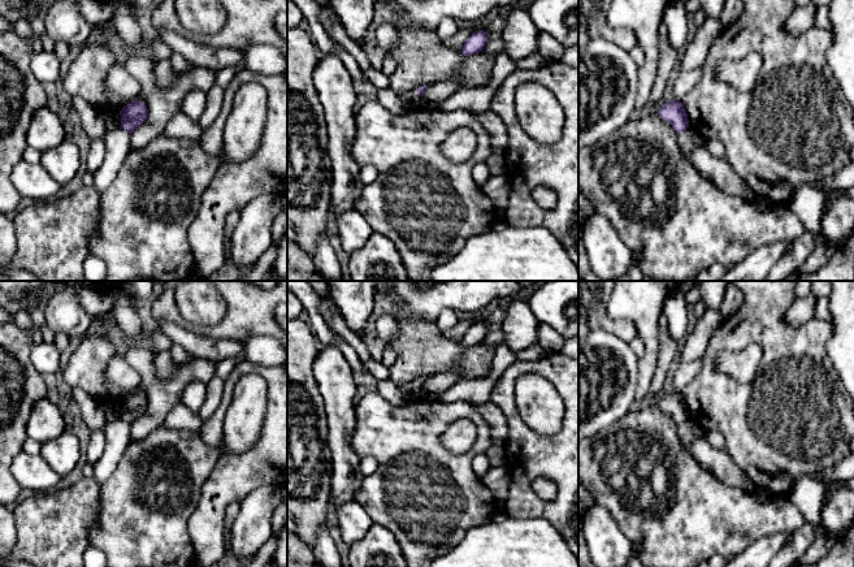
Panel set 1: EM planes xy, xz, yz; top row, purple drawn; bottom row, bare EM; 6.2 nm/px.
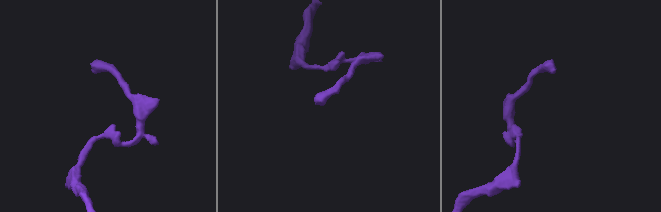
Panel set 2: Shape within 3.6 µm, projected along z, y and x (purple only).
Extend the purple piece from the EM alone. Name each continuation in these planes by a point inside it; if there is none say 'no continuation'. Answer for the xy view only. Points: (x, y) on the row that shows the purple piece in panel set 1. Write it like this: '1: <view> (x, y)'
1: xy (117, 142)

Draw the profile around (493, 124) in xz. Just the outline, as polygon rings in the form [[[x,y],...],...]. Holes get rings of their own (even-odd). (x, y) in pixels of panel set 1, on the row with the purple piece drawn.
[[[491,109],[473,114],[489,133],[493,153],[506,156],[508,147],[508,133],[502,118]]]

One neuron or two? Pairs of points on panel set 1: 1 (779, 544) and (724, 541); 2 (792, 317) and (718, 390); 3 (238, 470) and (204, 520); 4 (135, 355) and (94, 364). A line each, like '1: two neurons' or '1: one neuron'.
1: two neurons
2: two neurons
3: one neuron
4: two neurons

